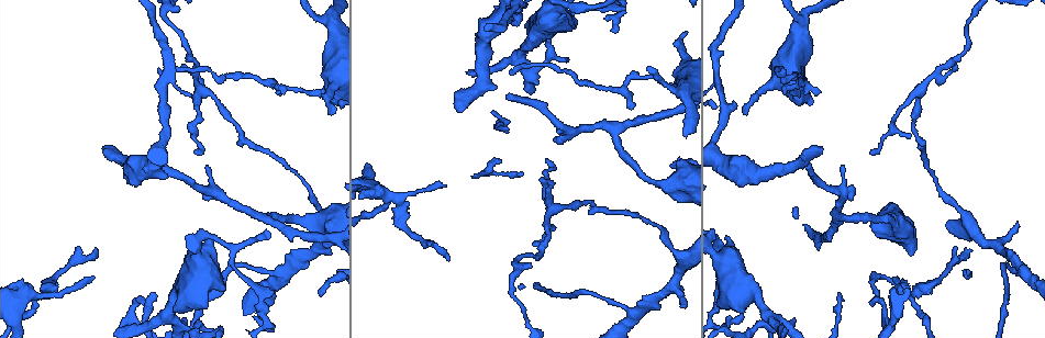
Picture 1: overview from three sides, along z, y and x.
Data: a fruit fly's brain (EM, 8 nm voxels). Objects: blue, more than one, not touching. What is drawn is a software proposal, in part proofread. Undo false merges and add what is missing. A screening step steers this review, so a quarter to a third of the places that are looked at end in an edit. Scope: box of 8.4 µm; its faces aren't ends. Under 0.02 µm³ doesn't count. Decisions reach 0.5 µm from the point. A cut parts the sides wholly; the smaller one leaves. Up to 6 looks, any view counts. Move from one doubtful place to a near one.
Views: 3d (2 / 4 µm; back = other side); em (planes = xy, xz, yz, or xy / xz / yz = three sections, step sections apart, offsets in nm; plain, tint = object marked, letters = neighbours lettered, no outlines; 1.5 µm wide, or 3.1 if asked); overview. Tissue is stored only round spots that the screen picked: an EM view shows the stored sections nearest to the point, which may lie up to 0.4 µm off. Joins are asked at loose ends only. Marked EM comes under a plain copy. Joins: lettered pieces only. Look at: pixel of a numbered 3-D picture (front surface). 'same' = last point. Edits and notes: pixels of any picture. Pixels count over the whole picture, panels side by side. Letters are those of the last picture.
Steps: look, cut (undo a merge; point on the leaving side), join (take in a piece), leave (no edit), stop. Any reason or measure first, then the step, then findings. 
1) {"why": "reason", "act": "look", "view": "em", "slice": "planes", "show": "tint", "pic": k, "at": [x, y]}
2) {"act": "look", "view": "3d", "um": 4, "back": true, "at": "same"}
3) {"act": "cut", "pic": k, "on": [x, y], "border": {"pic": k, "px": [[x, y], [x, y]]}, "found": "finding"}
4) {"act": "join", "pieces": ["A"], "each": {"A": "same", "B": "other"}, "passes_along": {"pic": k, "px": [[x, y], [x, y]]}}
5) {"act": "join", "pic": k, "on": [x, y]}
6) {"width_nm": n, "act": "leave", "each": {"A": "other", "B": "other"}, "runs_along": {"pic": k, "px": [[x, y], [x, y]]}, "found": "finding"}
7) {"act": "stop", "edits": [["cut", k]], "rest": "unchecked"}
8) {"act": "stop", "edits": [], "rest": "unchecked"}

{"why": "sharp bend", "act": "look", "view": "em", "slice": "xz", "step": 8, "show": "letters", "pic": 1, "at": [797, 90]}

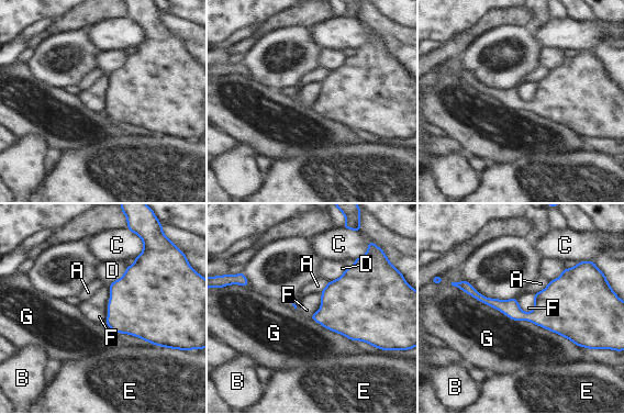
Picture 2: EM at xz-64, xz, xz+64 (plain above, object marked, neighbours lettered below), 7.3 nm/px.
{"act": "leave", "each": {"A": "other", "B": "other", "C": "other", "D": "other", "E": "other", "F": "other", "G": "other"}, "runs_along": {"pic": 2, "px": [[458, 284], [520, 315], [576, 304]]}, "found": "continuous, no second cell"}

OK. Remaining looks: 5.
{"why": "sharp bend", "act": "look", "view": "em", "slice": "planes", "show": "tint", "pic": 1, "at": [584, 290]}

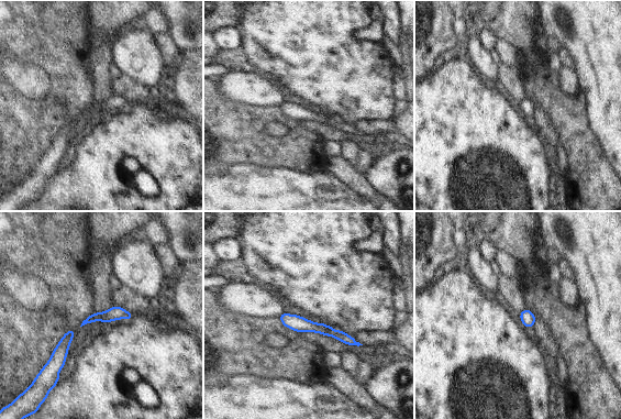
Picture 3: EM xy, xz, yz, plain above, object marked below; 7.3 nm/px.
{"why": "see the neighbours", "act": "look", "view": "em", "slice": "planes", "show": "letters", "at": "same"}

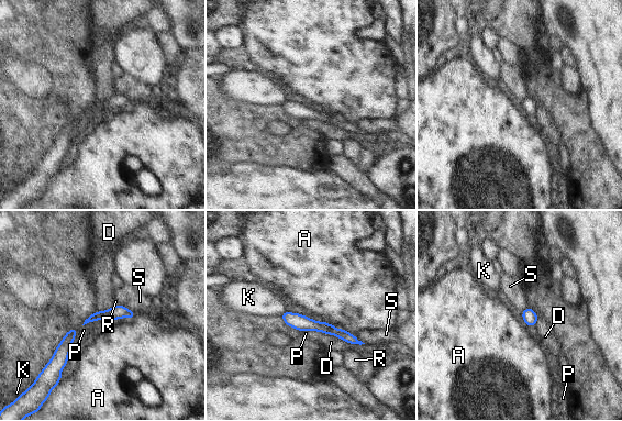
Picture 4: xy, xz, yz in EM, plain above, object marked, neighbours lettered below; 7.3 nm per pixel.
{"act": "leave", "each": {"A": "other", "D": "other", "K": "other", "P": "other", "R": "other", "S": "other"}, "runs_along": {"pic": 4, "px": [[285, 316], [355, 341]]}, "found": "one cell here"}

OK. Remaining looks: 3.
{"why": "thin end", "act": "look", "view": "em", "slice": "planes", "show": "letters", "pic": 1, "at": [506, 95]}

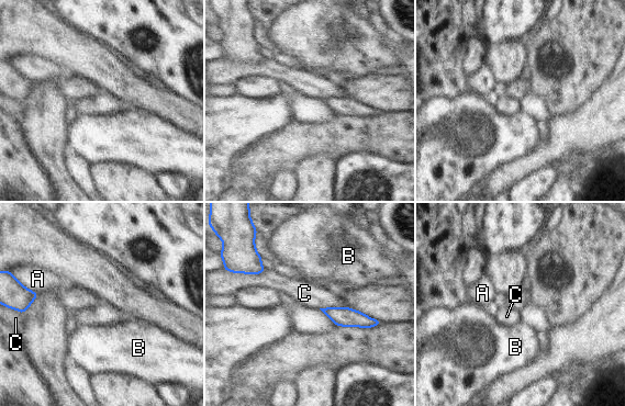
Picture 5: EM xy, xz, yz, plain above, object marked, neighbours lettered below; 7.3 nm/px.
{"act": "leave", "each": {"A": "other", "B": "other", "C": "other"}, "border": {"pic": 5, "px": [[346, 306], [320, 308]]}, "found": "no lettered piece goes on from it"}

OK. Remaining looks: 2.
{"act": "stop", "edits": [], "rest": "unchecked"}

